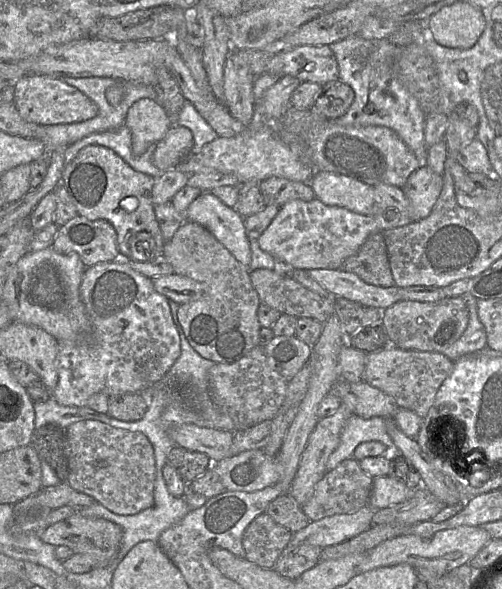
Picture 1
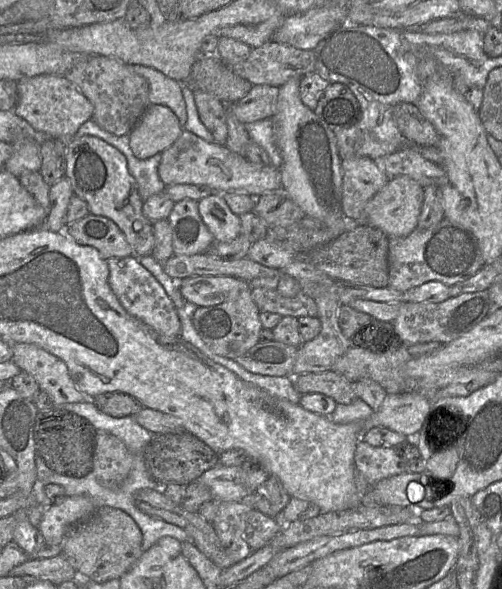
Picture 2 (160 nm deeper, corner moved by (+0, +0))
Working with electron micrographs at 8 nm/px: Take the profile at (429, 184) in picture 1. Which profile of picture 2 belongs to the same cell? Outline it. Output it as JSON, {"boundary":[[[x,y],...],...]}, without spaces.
{"boundary":[[[405,175],[391,177],[367,203],[364,209],[364,223],[382,230],[388,237],[406,237],[417,228],[423,196],[424,187],[414,179]]]}

